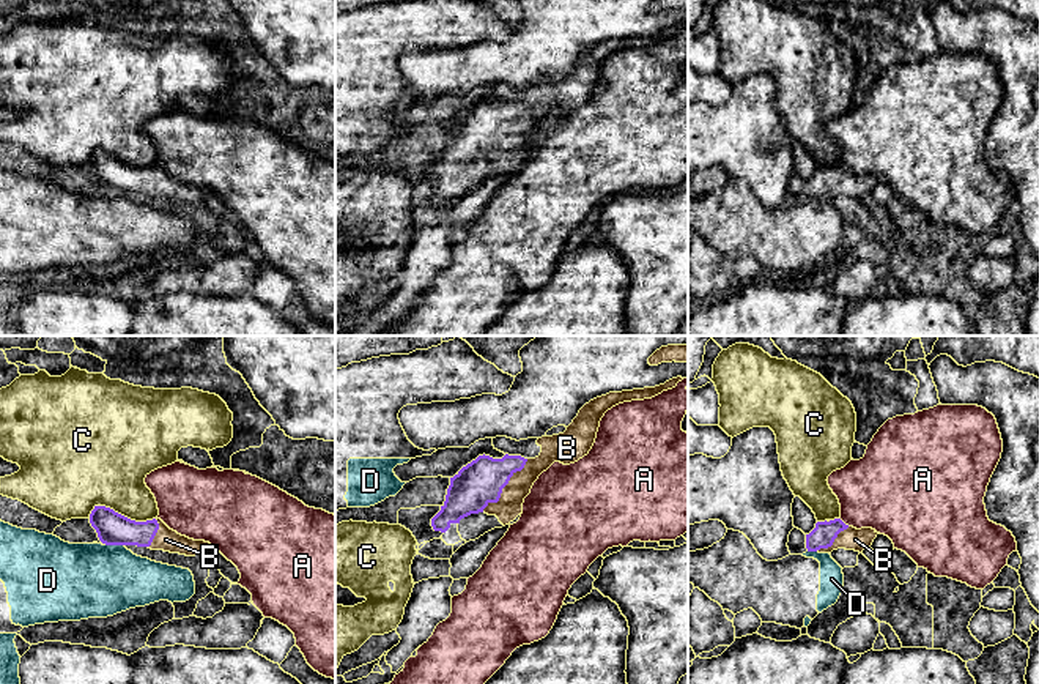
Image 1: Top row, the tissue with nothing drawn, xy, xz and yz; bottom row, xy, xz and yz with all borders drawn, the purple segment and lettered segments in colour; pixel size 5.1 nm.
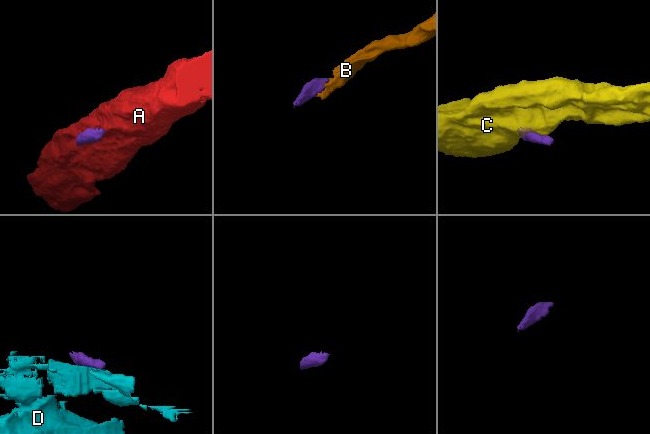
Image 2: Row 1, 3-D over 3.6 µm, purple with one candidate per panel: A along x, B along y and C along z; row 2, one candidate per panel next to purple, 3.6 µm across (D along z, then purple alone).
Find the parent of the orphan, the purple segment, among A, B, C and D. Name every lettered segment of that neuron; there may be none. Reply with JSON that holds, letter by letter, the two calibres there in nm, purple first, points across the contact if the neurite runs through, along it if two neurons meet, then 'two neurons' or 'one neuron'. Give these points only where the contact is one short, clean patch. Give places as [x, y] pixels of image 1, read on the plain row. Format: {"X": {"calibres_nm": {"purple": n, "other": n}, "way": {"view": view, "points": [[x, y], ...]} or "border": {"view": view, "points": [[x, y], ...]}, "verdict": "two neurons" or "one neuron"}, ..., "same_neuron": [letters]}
{"A": {"calibres_nm": {"purple": 120, "other": 380}, "verdict": "two neurons"}, "B": {"calibres_nm": {"purple": 220, "other": 130}, "way": {"view": "xz", "points": [[479, 130], [482, 133], [504, 133], [504, 147], [509, 153]]}, "verdict": "one neuron"}, "C": {"calibres_nm": {"purple": 170, "other": 400}, "verdict": "two neurons"}, "D": {"calibres_nm": {"purple": 170, "other": 380}, "border": {"view": "xy", "points": [[104, 189], [123, 193]]}, "verdict": "two neurons"}, "same_neuron": ["B"]}

